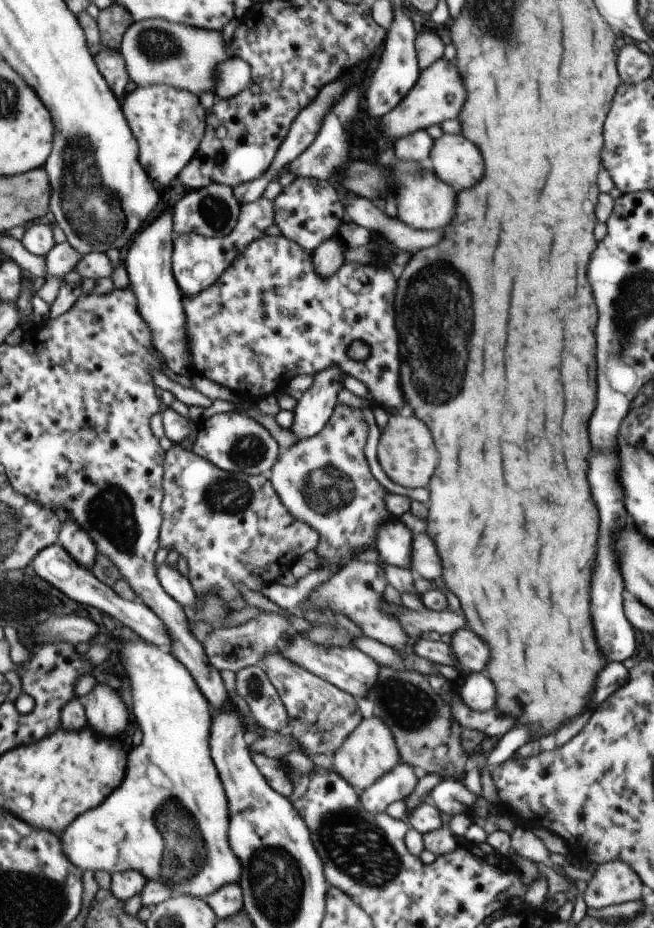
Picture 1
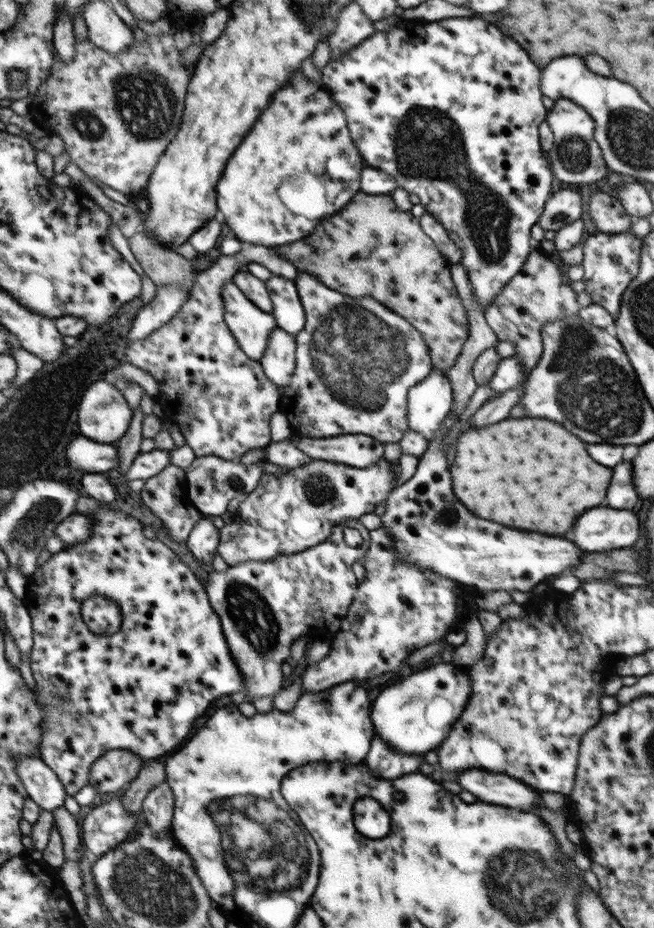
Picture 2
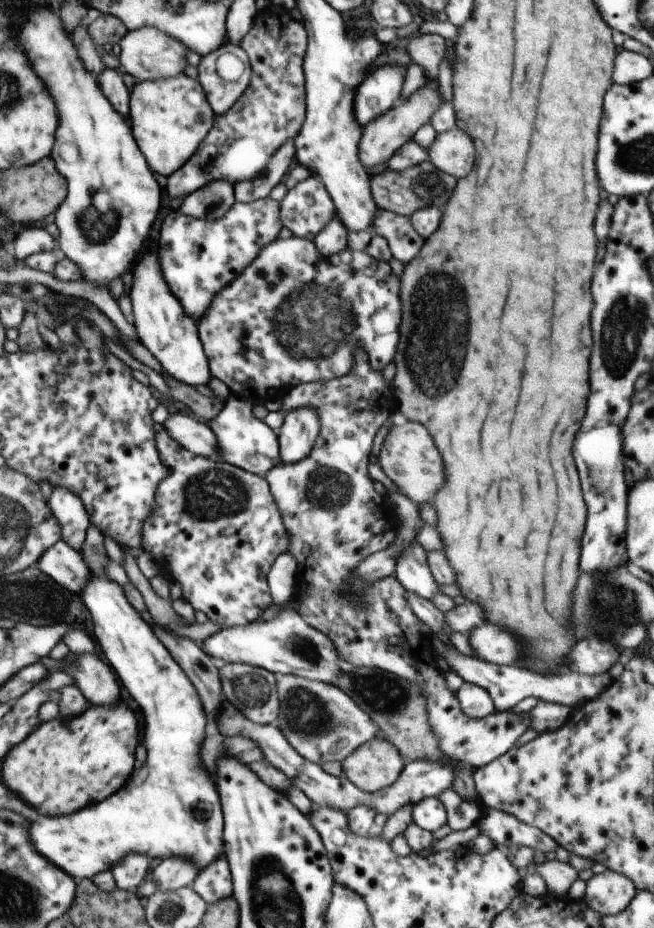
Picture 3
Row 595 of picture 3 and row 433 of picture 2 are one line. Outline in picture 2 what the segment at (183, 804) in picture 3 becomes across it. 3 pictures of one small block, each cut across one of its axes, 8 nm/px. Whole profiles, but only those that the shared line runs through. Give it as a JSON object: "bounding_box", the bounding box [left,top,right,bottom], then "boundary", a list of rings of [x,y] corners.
{"bounding_box":[76,382,132,444],"boundary":[[[108,382],[90,384],[76,408],[76,432],[94,442],[112,444],[124,437],[132,420],[132,410],[124,396]]]}

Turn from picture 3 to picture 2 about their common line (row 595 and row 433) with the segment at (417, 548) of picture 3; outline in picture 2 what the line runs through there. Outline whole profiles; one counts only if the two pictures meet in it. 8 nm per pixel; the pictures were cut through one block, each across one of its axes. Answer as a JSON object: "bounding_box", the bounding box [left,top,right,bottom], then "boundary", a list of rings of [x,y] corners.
{"bounding_box":[408,370,452,440],"boundary":[[[431,370],[427,378],[410,388],[408,392],[408,428],[414,432],[420,432],[428,440],[434,440],[434,434],[442,425],[444,418],[448,416],[452,408],[451,387],[447,374],[442,370]]]}

